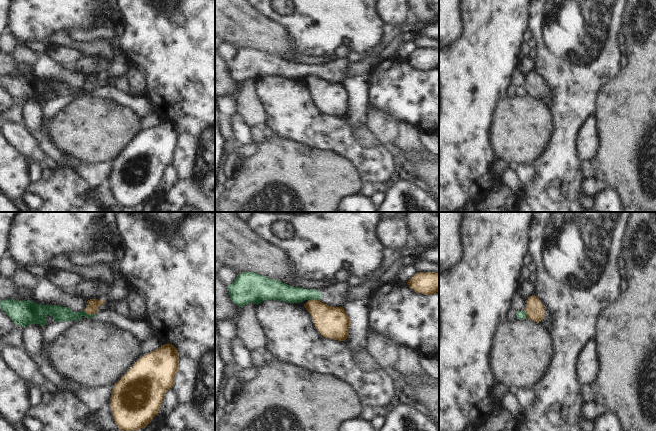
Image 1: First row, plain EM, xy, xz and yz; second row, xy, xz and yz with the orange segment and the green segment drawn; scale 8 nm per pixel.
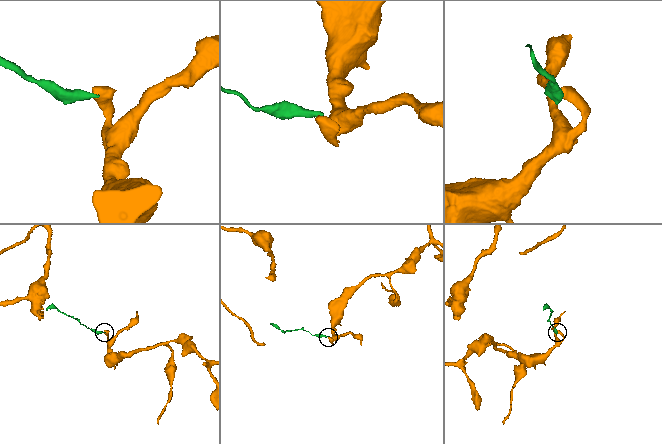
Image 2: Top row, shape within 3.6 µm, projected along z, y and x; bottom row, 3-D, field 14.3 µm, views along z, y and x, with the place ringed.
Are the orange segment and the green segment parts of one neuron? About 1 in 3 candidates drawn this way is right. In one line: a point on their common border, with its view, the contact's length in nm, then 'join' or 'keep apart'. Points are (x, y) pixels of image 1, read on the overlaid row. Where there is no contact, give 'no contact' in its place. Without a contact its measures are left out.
xy (89, 313) | 90 nm | keep apart

